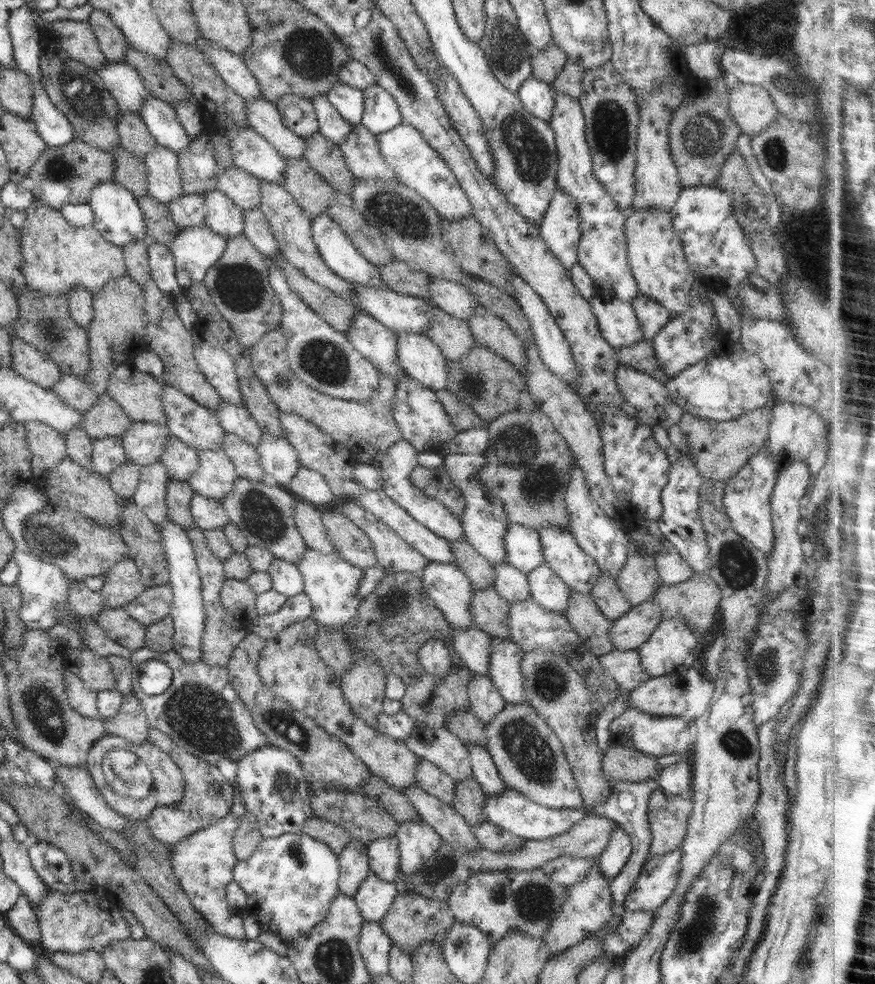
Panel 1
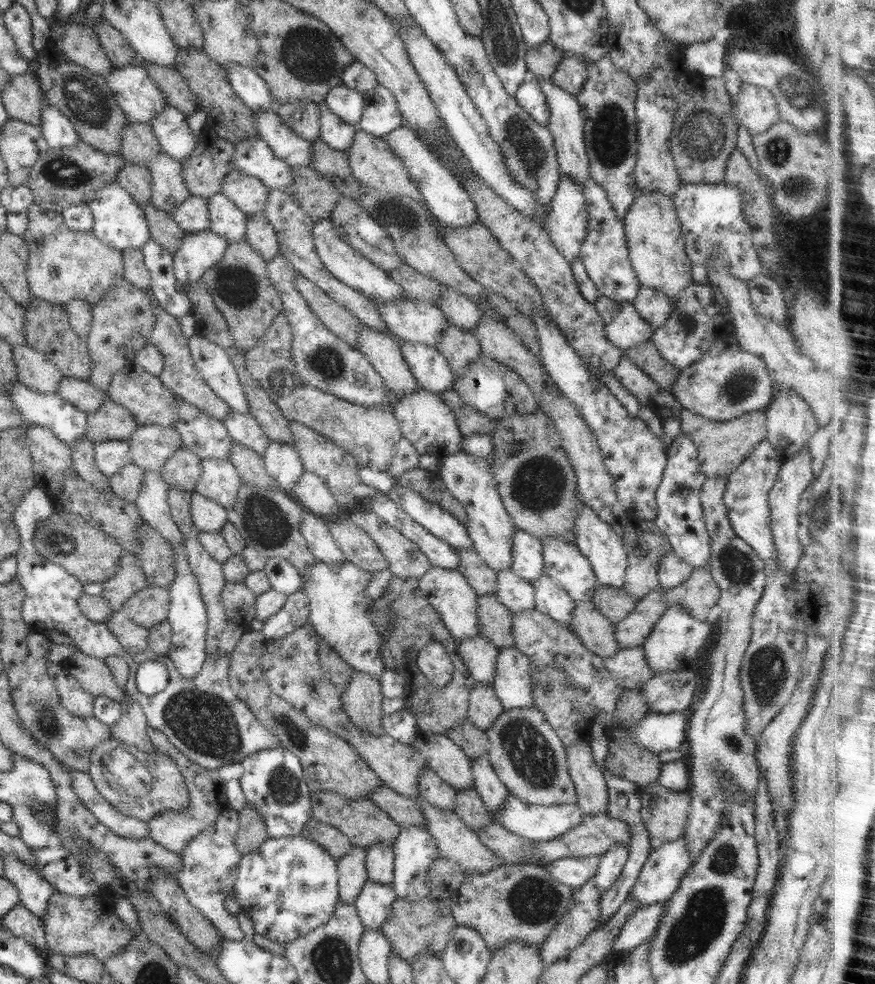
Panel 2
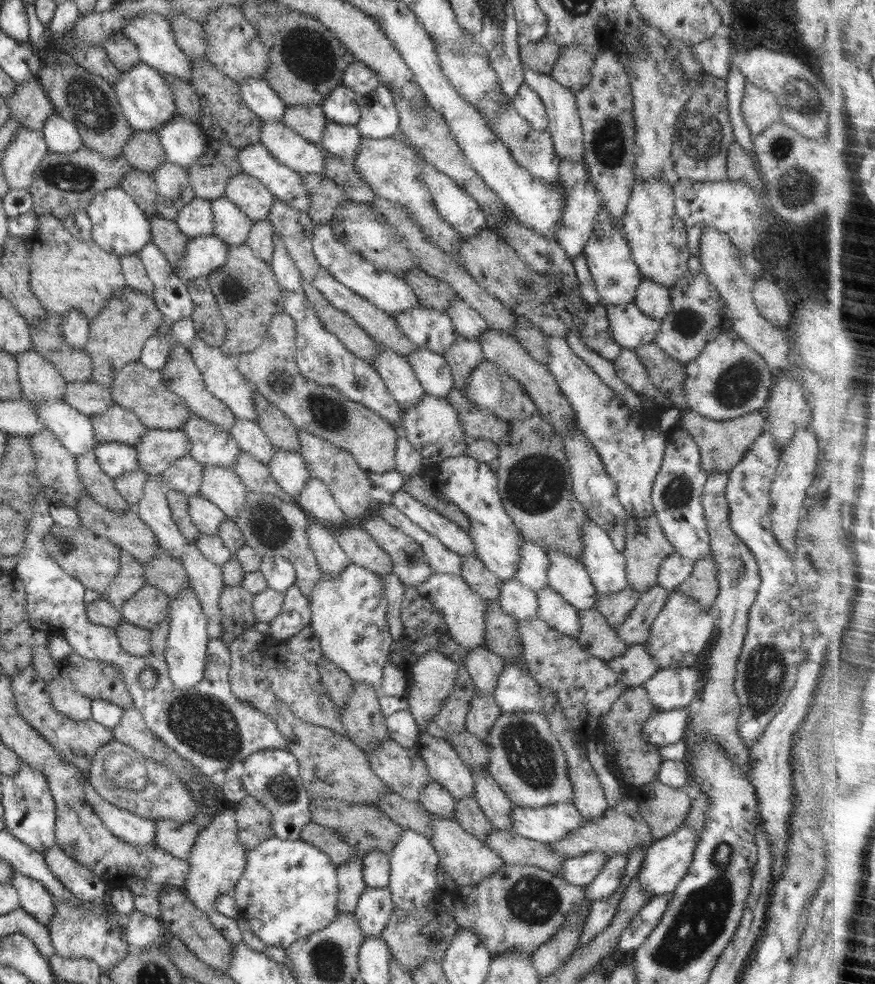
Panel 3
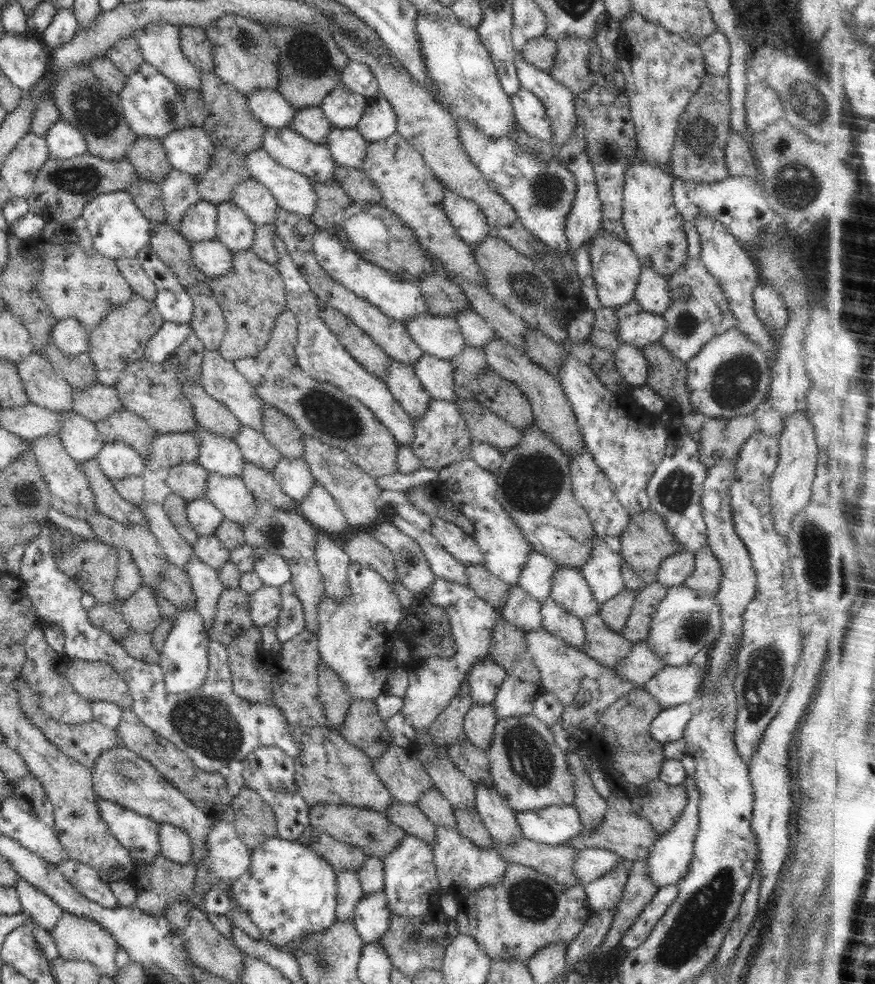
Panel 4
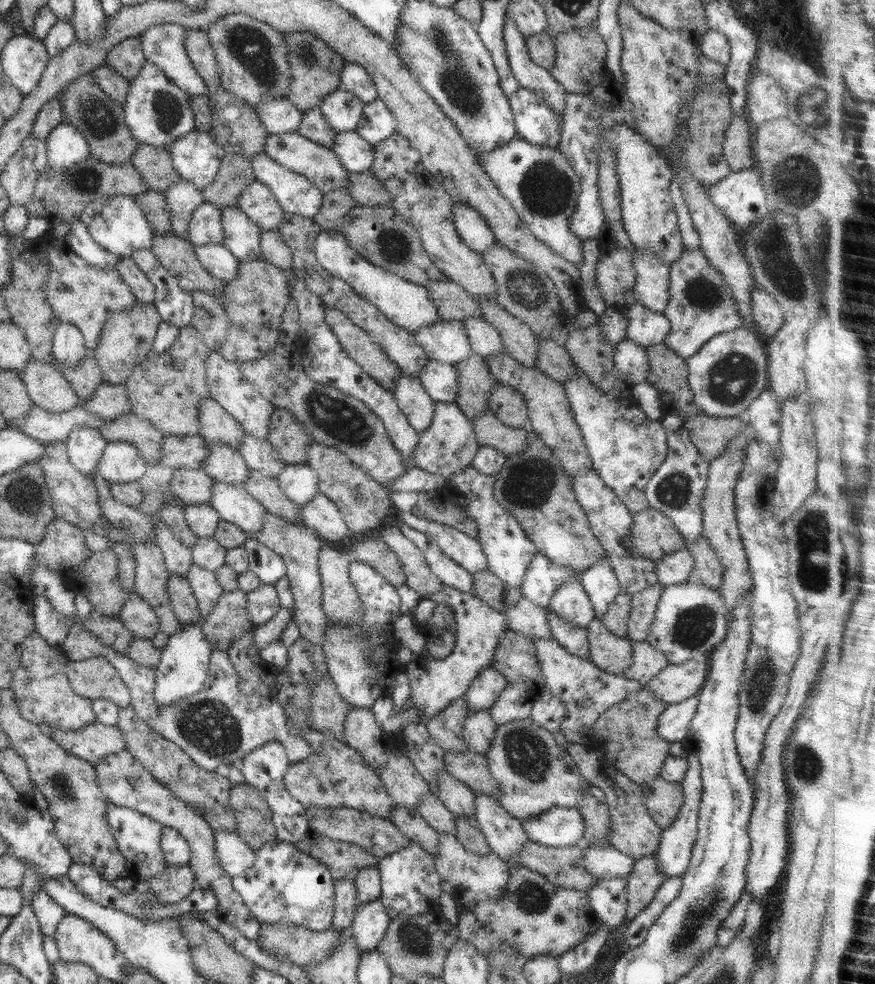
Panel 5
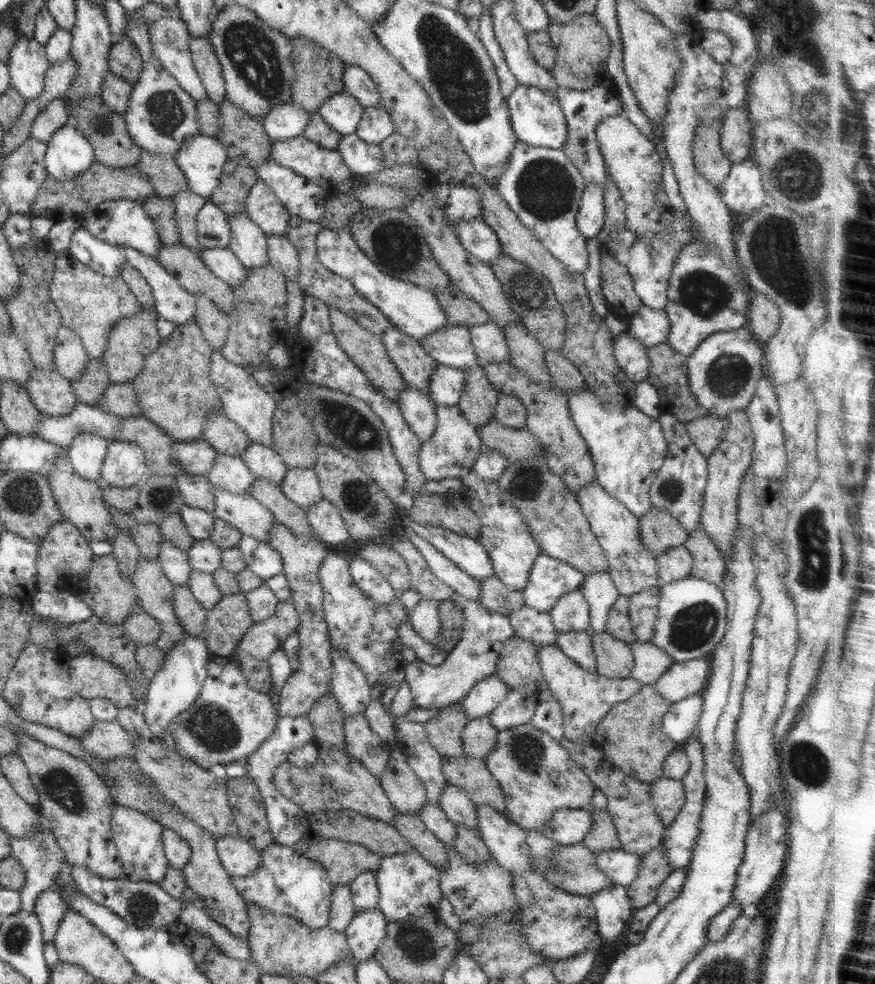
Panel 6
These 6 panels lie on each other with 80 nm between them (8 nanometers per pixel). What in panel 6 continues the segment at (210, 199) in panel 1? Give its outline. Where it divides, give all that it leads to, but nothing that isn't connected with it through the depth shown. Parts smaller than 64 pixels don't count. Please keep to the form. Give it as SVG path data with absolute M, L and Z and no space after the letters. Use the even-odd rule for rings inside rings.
M245 213L226 217L230 226L230 245L228 248L246 268L268 265L266 234L247 218Z

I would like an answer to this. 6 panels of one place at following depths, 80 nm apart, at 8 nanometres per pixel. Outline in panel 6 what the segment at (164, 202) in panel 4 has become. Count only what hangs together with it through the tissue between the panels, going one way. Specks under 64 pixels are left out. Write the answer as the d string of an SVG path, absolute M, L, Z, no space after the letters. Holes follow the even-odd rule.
M191 190L177 192L172 199L176 226L180 232L180 243L200 256L205 249L198 244L196 236L196 215L207 201Z

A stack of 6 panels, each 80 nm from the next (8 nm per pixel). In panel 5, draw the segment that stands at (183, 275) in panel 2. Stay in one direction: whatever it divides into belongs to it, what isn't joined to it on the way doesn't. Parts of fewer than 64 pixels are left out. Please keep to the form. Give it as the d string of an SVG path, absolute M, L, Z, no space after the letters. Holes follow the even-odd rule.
M206 244L194 246L194 252L202 268L212 277L222 282L236 279L239 261L228 251L228 248L223 245Z

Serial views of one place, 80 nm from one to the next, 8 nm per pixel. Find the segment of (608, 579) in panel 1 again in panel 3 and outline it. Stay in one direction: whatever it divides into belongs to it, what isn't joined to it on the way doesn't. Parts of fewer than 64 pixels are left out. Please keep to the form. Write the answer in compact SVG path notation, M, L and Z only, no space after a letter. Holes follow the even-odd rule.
M626 588L612 594L598 594L594 608L616 629L628 618L638 599L639 594L635 590Z

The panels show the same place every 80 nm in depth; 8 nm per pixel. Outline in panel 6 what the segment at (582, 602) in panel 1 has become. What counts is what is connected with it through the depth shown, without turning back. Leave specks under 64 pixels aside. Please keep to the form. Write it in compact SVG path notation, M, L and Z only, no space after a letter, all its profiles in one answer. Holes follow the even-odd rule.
M591 632L597 672L612 679L629 678L634 664L631 645L610 633Z

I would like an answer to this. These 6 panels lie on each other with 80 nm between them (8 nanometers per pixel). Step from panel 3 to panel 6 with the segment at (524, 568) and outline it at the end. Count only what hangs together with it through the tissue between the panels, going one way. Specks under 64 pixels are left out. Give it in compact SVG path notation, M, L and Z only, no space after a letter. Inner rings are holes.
M540 553L531 568L528 584L522 592L525 604L538 612L549 613L552 607L571 590L581 590L585 574L564 561Z

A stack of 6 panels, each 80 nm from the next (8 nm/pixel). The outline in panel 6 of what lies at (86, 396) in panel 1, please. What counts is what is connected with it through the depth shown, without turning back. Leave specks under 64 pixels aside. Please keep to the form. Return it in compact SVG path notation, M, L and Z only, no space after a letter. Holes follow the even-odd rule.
M112 382L96 407L111 412L122 419L141 414L136 391L130 382L120 384Z

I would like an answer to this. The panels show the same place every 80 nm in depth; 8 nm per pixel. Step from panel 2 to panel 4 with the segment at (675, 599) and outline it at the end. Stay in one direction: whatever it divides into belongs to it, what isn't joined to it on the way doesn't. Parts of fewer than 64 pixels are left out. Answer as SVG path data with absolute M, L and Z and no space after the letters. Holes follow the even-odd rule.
M708 545L703 546L693 557L695 569L684 581L684 586L715 597L719 591L722 576L719 560Z

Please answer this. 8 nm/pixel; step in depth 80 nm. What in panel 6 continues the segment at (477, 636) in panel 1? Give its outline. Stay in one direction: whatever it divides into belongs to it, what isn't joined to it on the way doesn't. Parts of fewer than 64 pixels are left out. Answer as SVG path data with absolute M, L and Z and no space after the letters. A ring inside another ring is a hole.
M496 674L476 682L472 691L461 701L464 713L469 720L489 717L490 713L502 703L506 693L506 684Z

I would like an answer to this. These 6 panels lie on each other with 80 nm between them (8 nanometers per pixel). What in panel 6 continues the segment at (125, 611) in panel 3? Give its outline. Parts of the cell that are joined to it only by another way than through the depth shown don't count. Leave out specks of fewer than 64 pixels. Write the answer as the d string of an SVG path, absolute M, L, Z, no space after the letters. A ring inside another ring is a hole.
M137 602L122 626L139 646L154 645L161 633L160 625Z

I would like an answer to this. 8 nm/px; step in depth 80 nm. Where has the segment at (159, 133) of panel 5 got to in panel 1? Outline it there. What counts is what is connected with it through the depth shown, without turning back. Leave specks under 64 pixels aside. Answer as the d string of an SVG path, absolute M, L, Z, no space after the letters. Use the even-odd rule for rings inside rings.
M107 61L96 72L112 98L116 99L119 110L140 114L139 110L150 94L144 79L132 65Z

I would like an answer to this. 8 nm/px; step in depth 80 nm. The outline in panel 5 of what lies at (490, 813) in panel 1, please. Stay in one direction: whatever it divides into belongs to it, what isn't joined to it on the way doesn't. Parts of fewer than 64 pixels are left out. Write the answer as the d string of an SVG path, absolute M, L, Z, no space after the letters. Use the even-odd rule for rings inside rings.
M554 807L521 824L529 840L546 846L578 845L584 836L584 822L576 807Z

